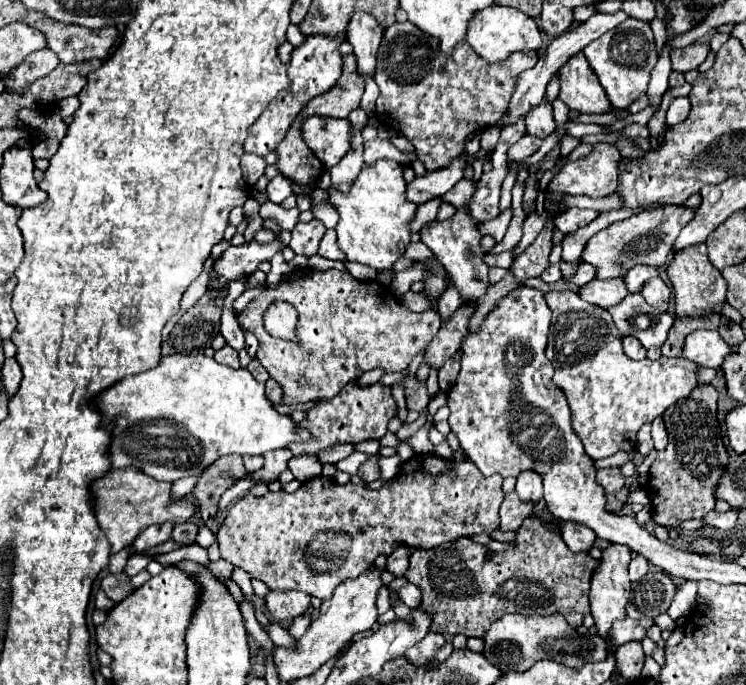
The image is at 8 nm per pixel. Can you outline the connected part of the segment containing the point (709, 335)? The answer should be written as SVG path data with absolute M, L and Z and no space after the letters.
M696 330L684 344L684 358L706 368L720 368L728 352L730 346L722 340L718 330Z

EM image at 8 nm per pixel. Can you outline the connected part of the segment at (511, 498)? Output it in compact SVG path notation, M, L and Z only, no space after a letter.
M508 492L504 496L504 502L500 506L500 530L502 532L516 532L520 528L520 524L524 522L526 516L530 516L534 512L534 504L532 502L522 502L516 492Z

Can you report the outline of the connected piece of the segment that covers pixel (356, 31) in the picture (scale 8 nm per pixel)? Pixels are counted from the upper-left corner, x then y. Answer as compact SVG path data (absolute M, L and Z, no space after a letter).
M354 12L348 22L348 42L354 48L358 60L358 74L370 78L376 66L376 52L382 42L384 28L370 12Z

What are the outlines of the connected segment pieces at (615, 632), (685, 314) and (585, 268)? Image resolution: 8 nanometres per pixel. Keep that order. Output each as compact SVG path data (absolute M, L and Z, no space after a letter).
M650 618L616 620L616 624L612 624L612 628L606 636L606 650L614 652L616 648L620 648L622 644L626 644L630 640L642 640L646 636L646 630L652 624L654 624L654 620L650 620Z
M704 244L686 248L684 252L674 250L674 258L668 264L668 280L672 282L674 288L674 298L676 298L676 316L678 318L700 318L712 314L712 308L720 302L726 300L726 280L722 278L720 272L710 264L706 256Z
M580 262L580 268L576 270L576 276L572 276L572 284L576 284L576 286L584 286L584 284L588 284L590 280L594 280L594 274L596 274L596 270L594 270L594 266L590 266L590 264L586 264L586 262Z

